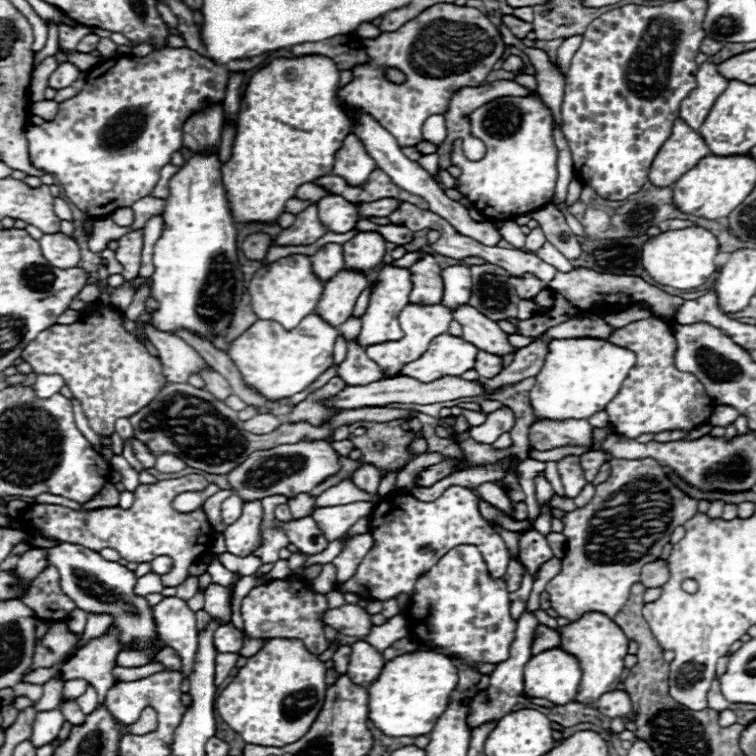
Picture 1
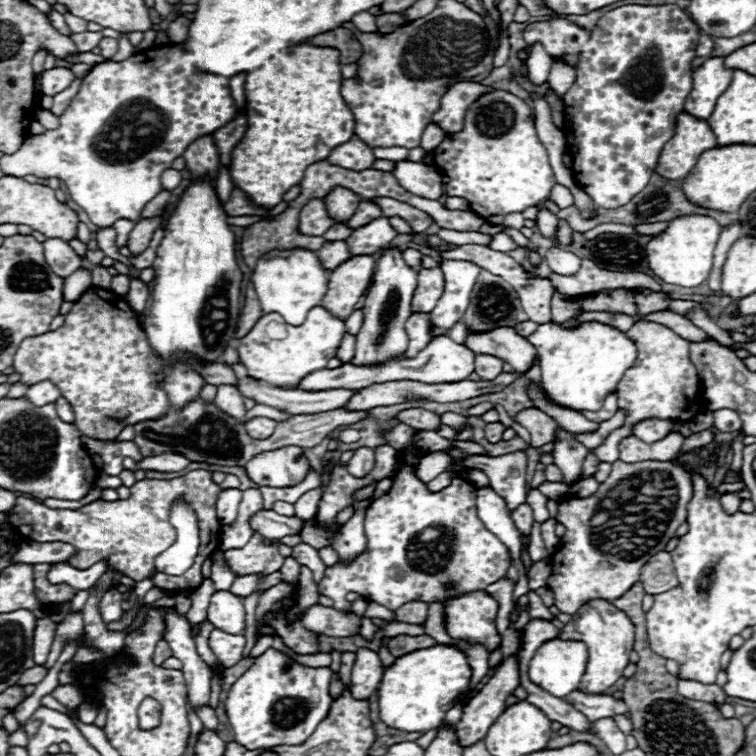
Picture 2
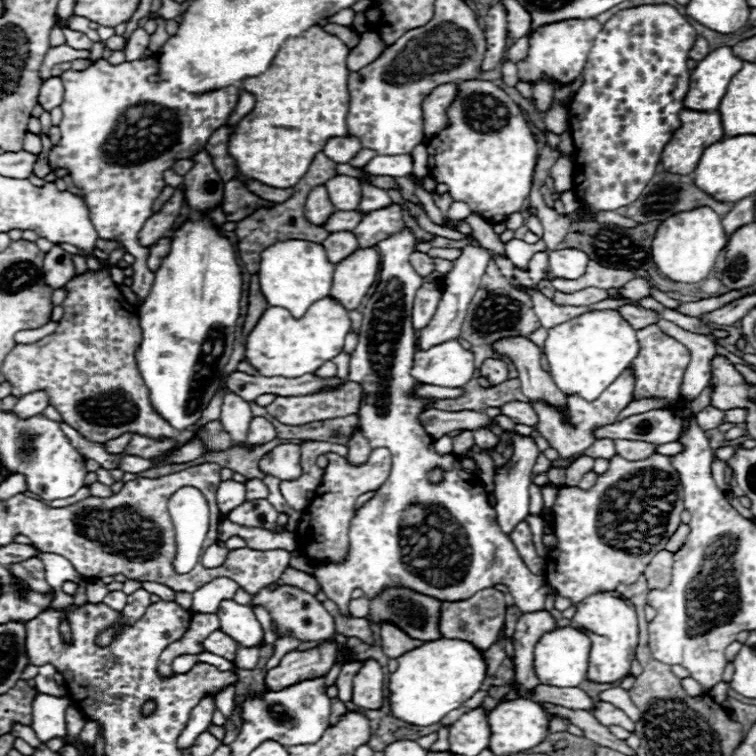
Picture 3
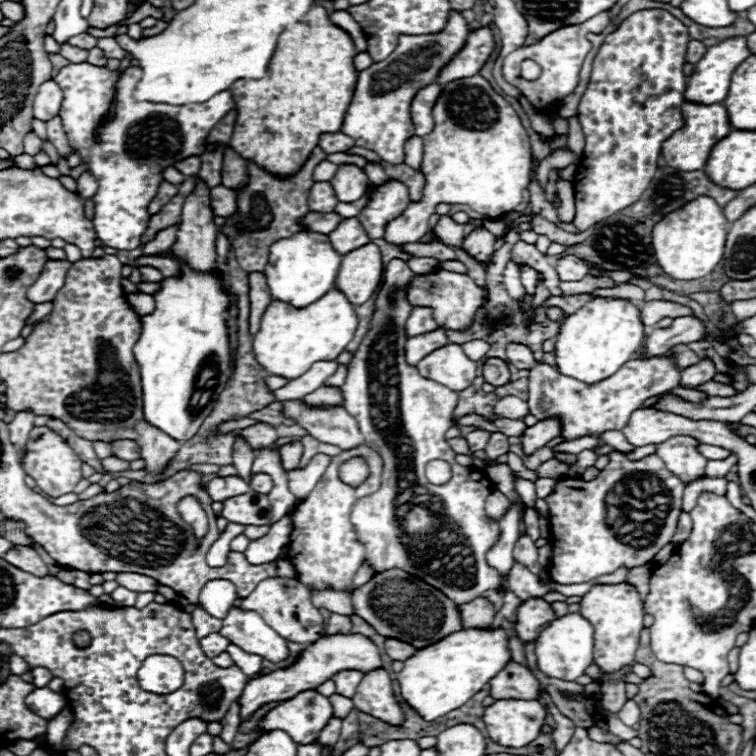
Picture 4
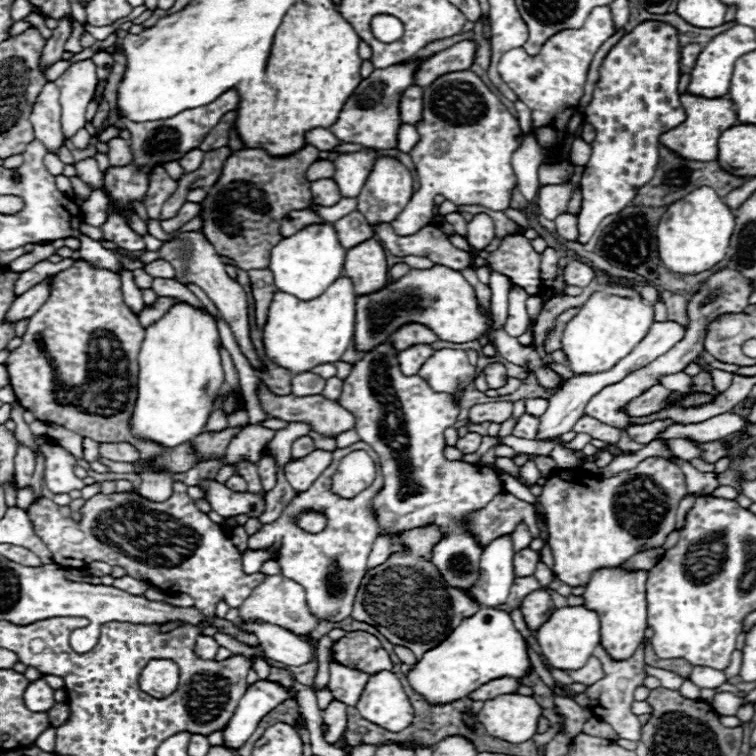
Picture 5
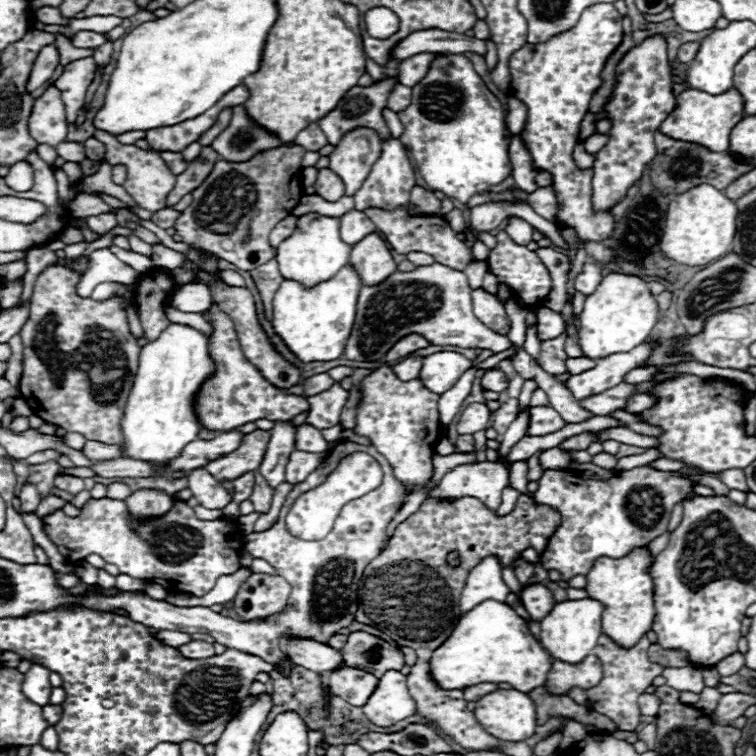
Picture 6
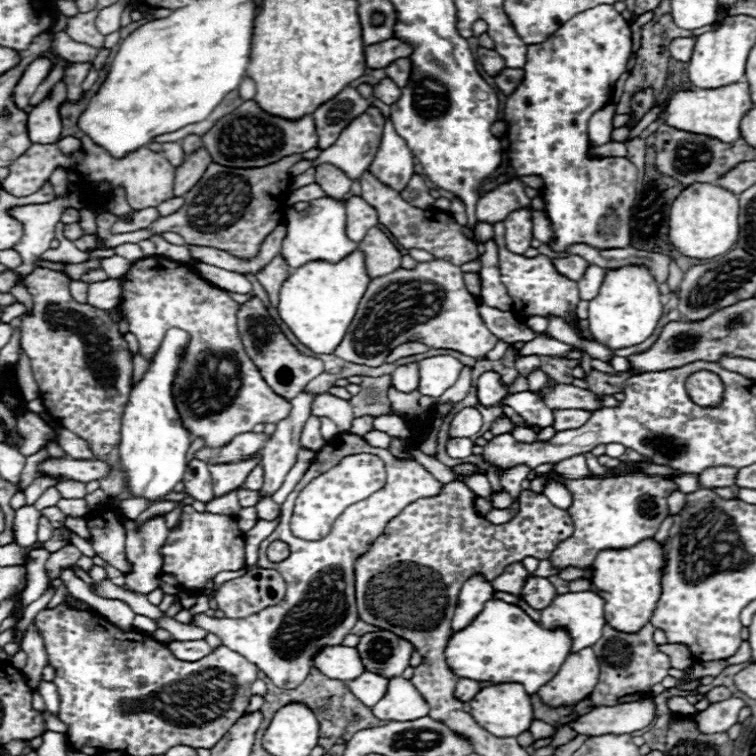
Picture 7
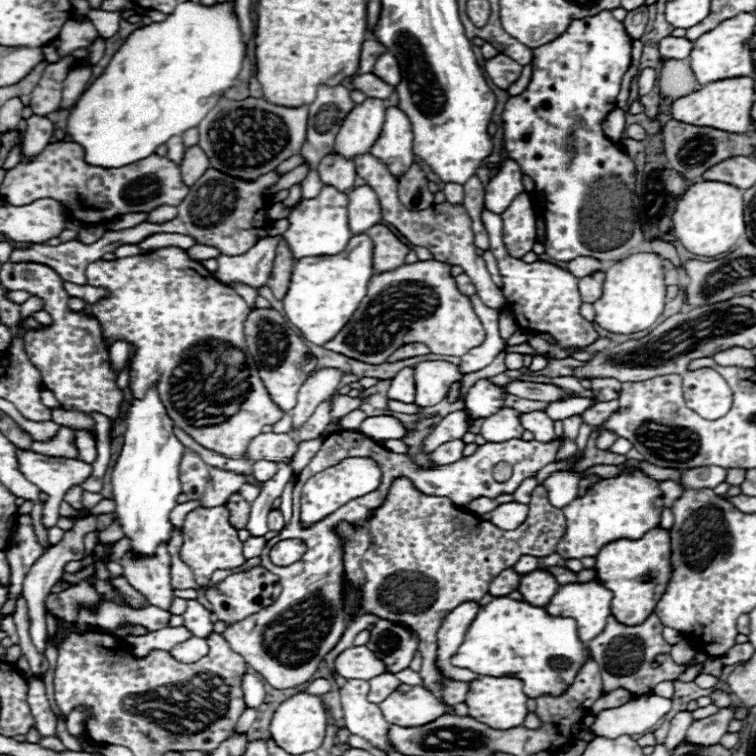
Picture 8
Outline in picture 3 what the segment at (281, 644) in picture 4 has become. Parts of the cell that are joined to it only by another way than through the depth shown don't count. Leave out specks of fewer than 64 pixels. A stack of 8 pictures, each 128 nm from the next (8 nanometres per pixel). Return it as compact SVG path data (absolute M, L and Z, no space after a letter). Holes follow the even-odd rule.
M224 600L216 616L220 618L220 630L228 634L232 640L236 640L242 648L264 644L262 624L258 622L250 606L238 604L234 600Z

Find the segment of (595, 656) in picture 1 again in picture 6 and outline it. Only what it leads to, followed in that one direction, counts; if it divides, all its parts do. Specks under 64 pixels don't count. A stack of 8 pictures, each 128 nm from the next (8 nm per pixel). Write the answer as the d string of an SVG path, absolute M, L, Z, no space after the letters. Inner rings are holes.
M648 548L632 550L624 558L598 558L592 570L586 574L586 592L590 598L602 602L604 606L604 634L608 634L620 646L634 646L652 626L654 620L654 582L650 576L654 560Z

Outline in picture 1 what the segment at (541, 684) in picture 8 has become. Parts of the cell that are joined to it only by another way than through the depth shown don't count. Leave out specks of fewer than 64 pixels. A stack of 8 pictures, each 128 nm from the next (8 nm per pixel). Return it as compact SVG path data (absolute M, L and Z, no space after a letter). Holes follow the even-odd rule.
M416 650L412 654L398 656L384 664L380 680L368 688L370 694L370 720L386 736L424 736L436 720L444 714L450 694L458 686L458 668L452 658L430 650Z

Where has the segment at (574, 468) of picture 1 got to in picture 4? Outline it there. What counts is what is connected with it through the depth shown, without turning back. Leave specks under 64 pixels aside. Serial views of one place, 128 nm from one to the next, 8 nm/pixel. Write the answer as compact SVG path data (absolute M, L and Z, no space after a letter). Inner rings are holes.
M508 344L506 362L514 362L516 368L530 370L530 412L542 420L548 416L558 416L562 420L562 438L574 440L580 436L590 436L606 430L622 430L630 420L632 412L640 410L644 400L658 396L666 390L678 388L680 370L674 364L672 356L660 356L650 360L630 360L616 374L598 384L584 384L576 378L568 378L560 374L556 368L548 364L540 364L534 360L534 354L524 344Z

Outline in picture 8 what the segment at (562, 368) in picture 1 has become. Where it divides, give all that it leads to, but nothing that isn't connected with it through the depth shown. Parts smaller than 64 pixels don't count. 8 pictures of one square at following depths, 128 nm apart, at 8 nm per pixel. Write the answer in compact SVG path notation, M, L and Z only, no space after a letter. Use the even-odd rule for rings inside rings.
M636 252L624 260L606 268L602 298L594 302L596 324L614 334L632 334L650 328L662 314L666 304L666 284L664 284L664 264L654 252Z

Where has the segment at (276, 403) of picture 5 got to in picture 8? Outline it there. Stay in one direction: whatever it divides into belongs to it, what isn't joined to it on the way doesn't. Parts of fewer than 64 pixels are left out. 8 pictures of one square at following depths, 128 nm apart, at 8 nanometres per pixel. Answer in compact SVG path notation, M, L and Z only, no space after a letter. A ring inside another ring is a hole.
M166 246L148 254L92 262L90 286L102 286L108 292L108 296L92 308L102 326L104 342L112 346L116 340L126 340L136 346L136 354L130 362L132 396L144 398L144 394L156 386L174 426L182 428L198 444L228 458L246 458L248 444L254 436L262 434L262 426L276 424L284 416L270 400L246 346L244 320L250 314L248 304L230 286L218 282L200 262L190 260L186 250Z

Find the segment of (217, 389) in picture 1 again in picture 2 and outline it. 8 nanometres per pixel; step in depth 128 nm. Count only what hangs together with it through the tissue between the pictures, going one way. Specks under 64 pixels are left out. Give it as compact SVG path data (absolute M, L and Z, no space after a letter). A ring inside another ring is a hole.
M218 386L218 394L214 404L226 412L228 416L236 418L238 422L246 422L246 406L244 396L234 386Z

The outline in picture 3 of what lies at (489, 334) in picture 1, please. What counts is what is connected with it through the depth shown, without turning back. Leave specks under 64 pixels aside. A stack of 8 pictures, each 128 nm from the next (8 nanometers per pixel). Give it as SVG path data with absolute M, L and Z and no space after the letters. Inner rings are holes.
M504 338L494 344L494 350L512 358L520 372L522 392L528 400L542 400L564 408L564 394L556 388L550 374L540 366L542 350L526 338ZM648 410L642 414L634 414L606 428L598 428L594 432L596 438L624 438L624 440L640 440L648 444L668 444L676 442L682 432L682 418L672 410Z

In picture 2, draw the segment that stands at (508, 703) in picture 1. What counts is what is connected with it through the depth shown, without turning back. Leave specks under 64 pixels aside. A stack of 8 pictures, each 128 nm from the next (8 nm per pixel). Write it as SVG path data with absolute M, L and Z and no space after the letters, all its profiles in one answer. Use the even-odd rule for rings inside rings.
M506 658L492 680L464 706L462 718L456 724L456 736L460 746L472 746L482 740L496 718L504 712L504 700L520 686L516 658Z

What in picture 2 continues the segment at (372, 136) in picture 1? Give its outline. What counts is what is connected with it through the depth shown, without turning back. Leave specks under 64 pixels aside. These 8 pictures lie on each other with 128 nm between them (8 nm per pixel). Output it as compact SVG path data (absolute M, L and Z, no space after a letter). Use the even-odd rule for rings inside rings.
M398 162L392 174L400 182L400 186L416 196L428 200L438 200L442 196L442 174L434 166L424 166L420 162ZM500 232L500 234L496 234L496 236L494 236L494 240L492 240L490 248L492 248L492 250L498 250L498 252L510 252L510 250L518 248L518 244L516 244L508 234Z

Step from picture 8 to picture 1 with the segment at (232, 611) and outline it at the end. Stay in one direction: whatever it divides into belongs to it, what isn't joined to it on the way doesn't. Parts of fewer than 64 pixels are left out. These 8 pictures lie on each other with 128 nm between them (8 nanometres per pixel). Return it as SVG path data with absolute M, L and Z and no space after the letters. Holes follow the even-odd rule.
M344 604L334 610L326 610L322 614L322 624L332 626L344 636L368 636L372 628L372 616L366 612L366 608L360 608L356 604Z

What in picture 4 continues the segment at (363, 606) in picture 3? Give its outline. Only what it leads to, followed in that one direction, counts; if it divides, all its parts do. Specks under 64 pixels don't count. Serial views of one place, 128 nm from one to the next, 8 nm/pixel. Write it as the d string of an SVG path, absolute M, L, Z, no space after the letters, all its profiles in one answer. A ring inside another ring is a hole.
M320 592L320 594L312 594L312 602L318 608L326 608L328 612L336 612L336 614L352 614L352 604L350 604L350 596L346 594L336 594L336 592Z

